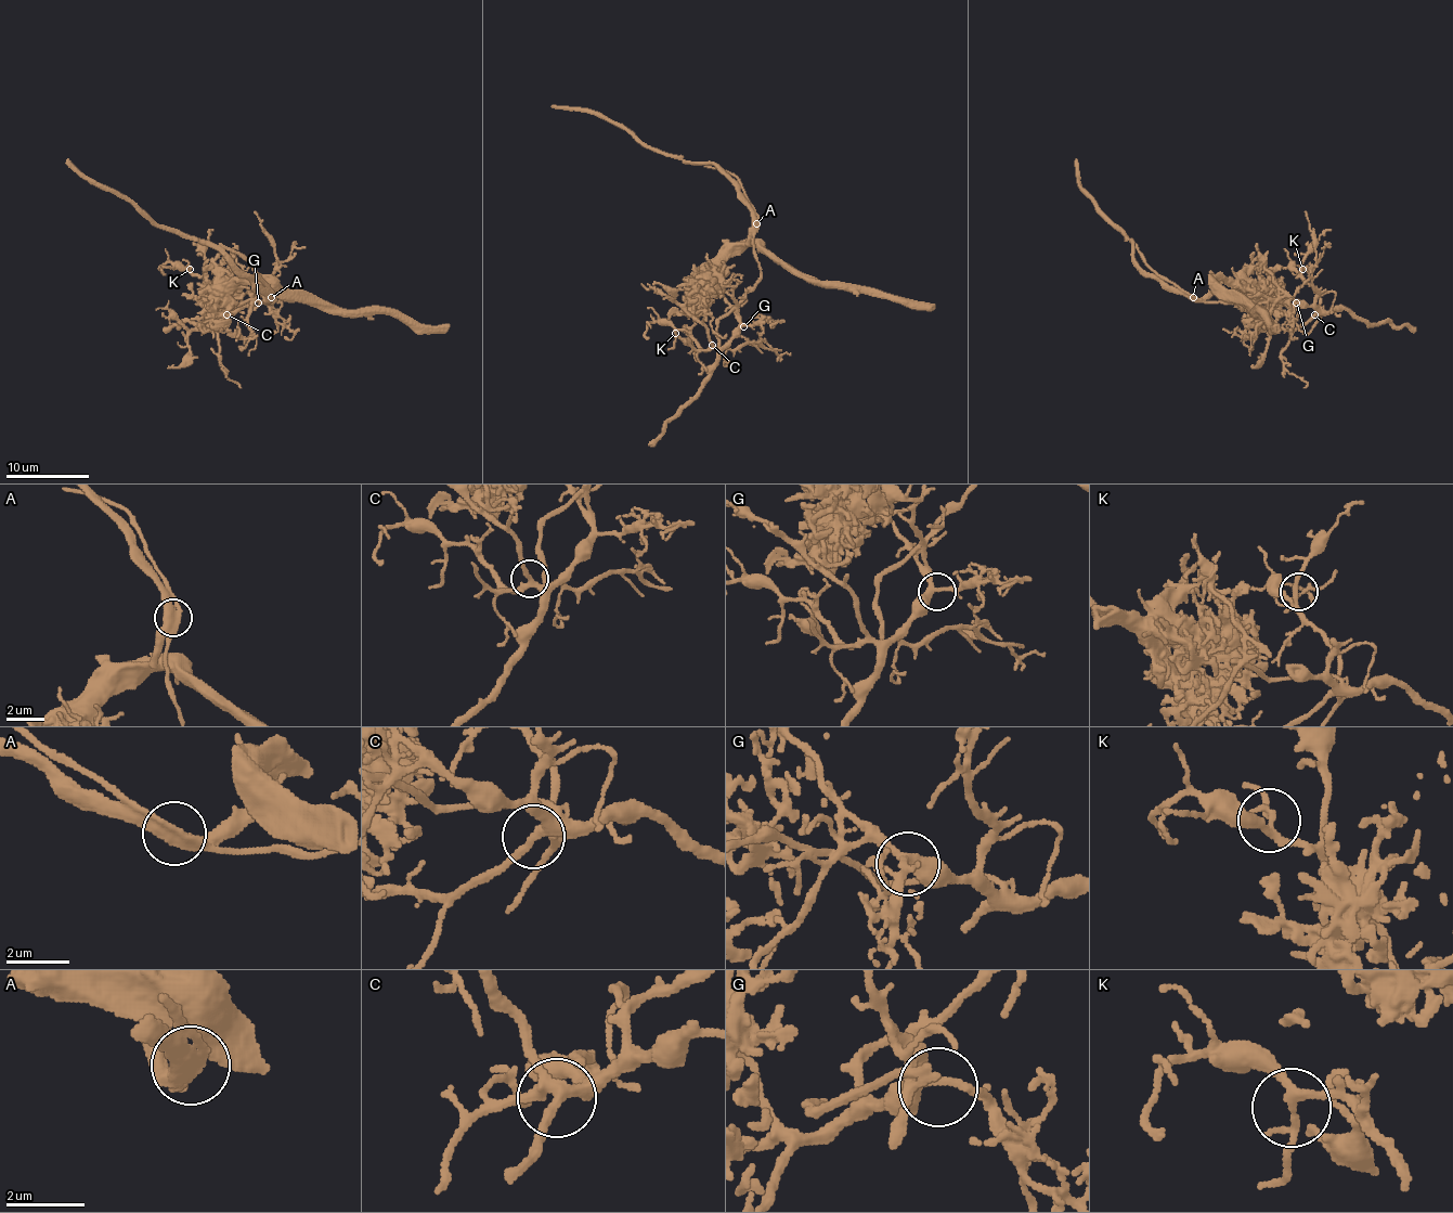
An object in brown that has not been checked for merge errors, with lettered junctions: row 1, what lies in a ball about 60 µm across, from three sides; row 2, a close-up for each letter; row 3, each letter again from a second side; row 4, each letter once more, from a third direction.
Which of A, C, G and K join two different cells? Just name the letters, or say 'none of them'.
A

